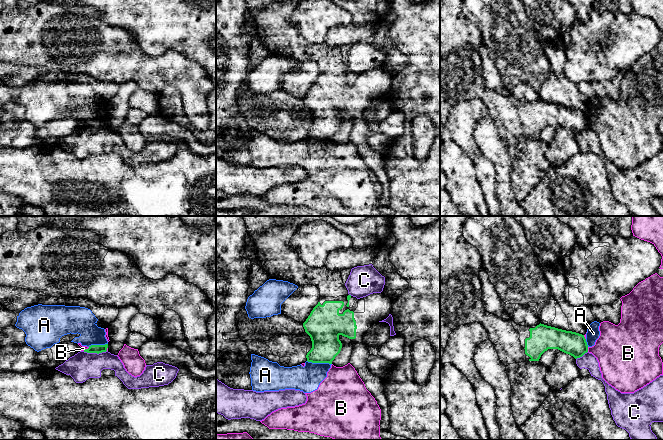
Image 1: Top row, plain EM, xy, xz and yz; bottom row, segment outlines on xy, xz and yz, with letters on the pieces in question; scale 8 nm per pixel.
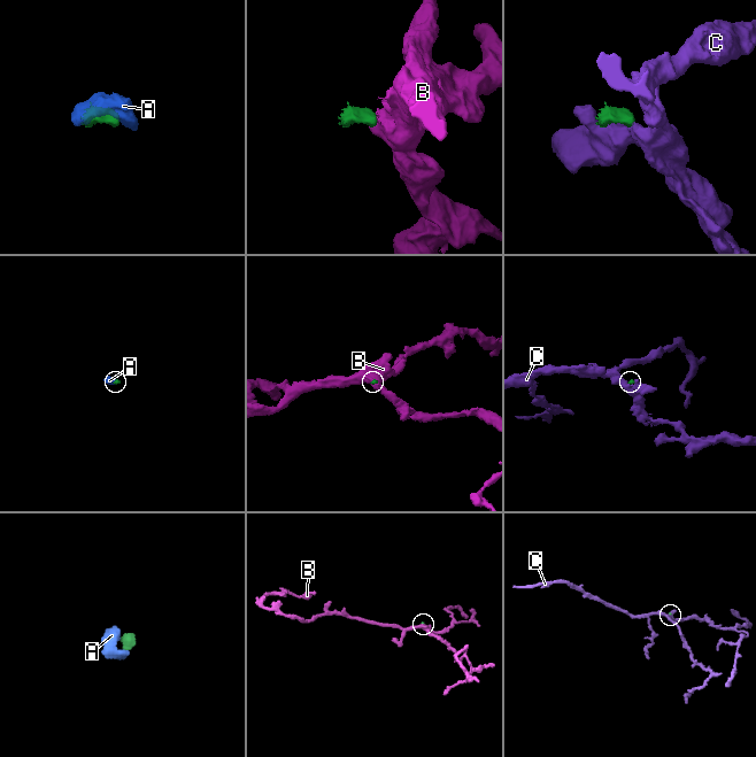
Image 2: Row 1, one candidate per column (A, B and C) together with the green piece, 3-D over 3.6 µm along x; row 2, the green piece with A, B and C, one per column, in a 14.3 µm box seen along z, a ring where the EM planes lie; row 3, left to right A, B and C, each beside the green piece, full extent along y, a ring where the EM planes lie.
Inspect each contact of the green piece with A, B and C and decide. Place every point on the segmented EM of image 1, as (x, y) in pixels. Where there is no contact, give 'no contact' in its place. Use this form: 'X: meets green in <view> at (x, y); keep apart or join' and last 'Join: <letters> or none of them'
A: meets green in xz at (319, 362); keep apart
B: meets green in yz at (587, 349); keep apart
C: meets green in xy at (94, 352); keep apart
Join: none of them

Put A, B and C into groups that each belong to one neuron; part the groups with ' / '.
A B / C

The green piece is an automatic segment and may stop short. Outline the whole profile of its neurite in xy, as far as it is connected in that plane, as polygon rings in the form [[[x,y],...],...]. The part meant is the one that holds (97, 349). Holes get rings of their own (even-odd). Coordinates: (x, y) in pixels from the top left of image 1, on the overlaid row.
[[[108,344],[105,345],[91,345],[89,346],[88,349],[85,349],[84,352],[87,353],[102,353],[102,352],[106,352],[108,348]]]

